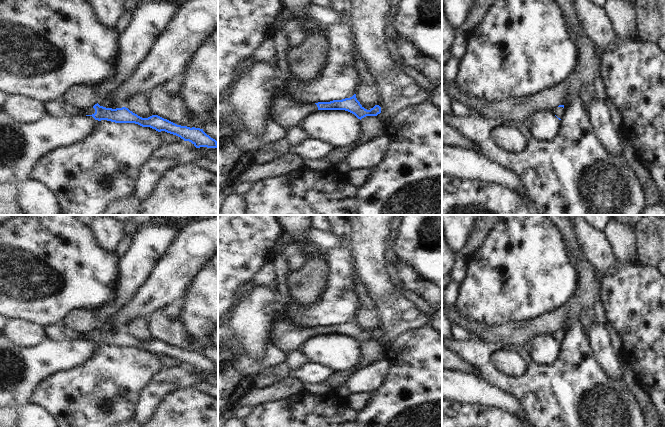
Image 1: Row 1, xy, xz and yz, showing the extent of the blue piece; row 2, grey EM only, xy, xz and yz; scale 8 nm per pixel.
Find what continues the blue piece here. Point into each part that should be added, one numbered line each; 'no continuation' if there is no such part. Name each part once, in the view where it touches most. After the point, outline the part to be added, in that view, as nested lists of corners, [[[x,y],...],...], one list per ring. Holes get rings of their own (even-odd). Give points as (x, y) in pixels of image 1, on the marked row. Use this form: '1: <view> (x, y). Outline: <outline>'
1: xy (59, 108). Outline: [[[63,98],[48,102],[45,104],[46,114],[55,118],[73,118],[82,115],[92,115],[95,113],[93,107],[81,110],[68,104]]]

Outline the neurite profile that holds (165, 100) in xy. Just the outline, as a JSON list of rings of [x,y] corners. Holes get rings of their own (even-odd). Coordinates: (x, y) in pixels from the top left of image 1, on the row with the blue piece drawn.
[[[177,75],[148,91],[148,104],[153,115],[177,125],[193,127],[193,118],[181,97],[182,75]]]

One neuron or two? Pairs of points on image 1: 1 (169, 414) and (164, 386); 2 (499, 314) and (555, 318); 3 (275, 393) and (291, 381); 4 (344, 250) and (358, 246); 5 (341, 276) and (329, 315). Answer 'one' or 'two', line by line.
1: two
2: two
3: one
4: two
5: one

